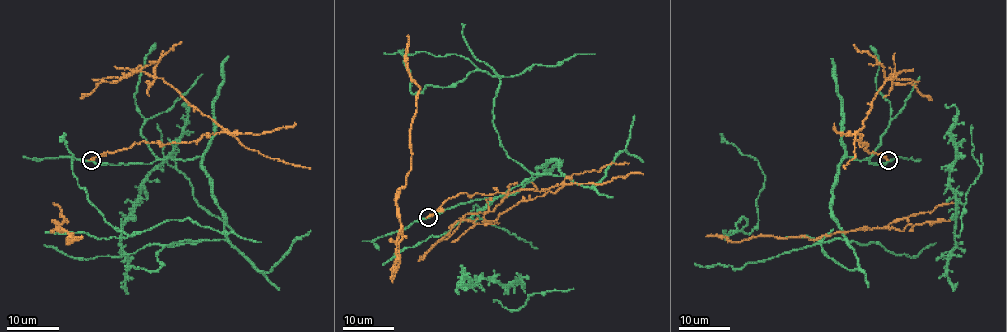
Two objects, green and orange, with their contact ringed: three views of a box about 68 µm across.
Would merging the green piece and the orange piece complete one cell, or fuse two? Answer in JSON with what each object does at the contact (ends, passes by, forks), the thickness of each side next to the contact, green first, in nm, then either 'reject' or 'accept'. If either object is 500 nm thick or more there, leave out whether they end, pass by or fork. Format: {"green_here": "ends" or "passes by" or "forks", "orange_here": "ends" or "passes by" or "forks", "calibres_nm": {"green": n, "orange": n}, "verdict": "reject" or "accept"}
{"green_here": "passes by", "orange_here": "ends", "calibres_nm": {"green": 240, "orange": 360}, "verdict": "reject"}

